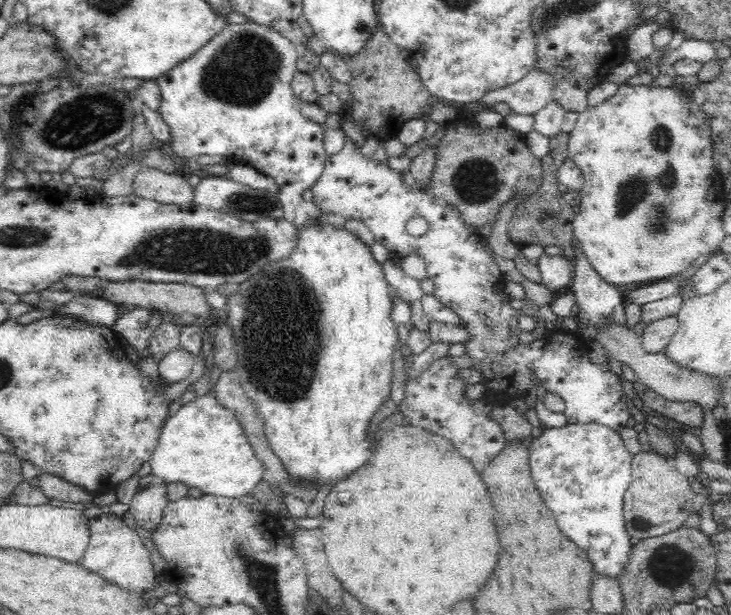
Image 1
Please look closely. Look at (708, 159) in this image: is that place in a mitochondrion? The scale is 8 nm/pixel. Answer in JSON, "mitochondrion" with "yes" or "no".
{"mitochondrion":"no"}

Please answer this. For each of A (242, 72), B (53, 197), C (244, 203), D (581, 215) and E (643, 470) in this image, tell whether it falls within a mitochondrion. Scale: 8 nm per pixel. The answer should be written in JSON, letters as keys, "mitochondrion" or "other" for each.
{"A":"mitochondrion","B":"other","C":"mitochondrion","D":"other","E":"other"}

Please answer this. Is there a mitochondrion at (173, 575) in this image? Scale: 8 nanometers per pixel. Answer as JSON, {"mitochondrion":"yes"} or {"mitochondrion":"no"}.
{"mitochondrion":"no"}

